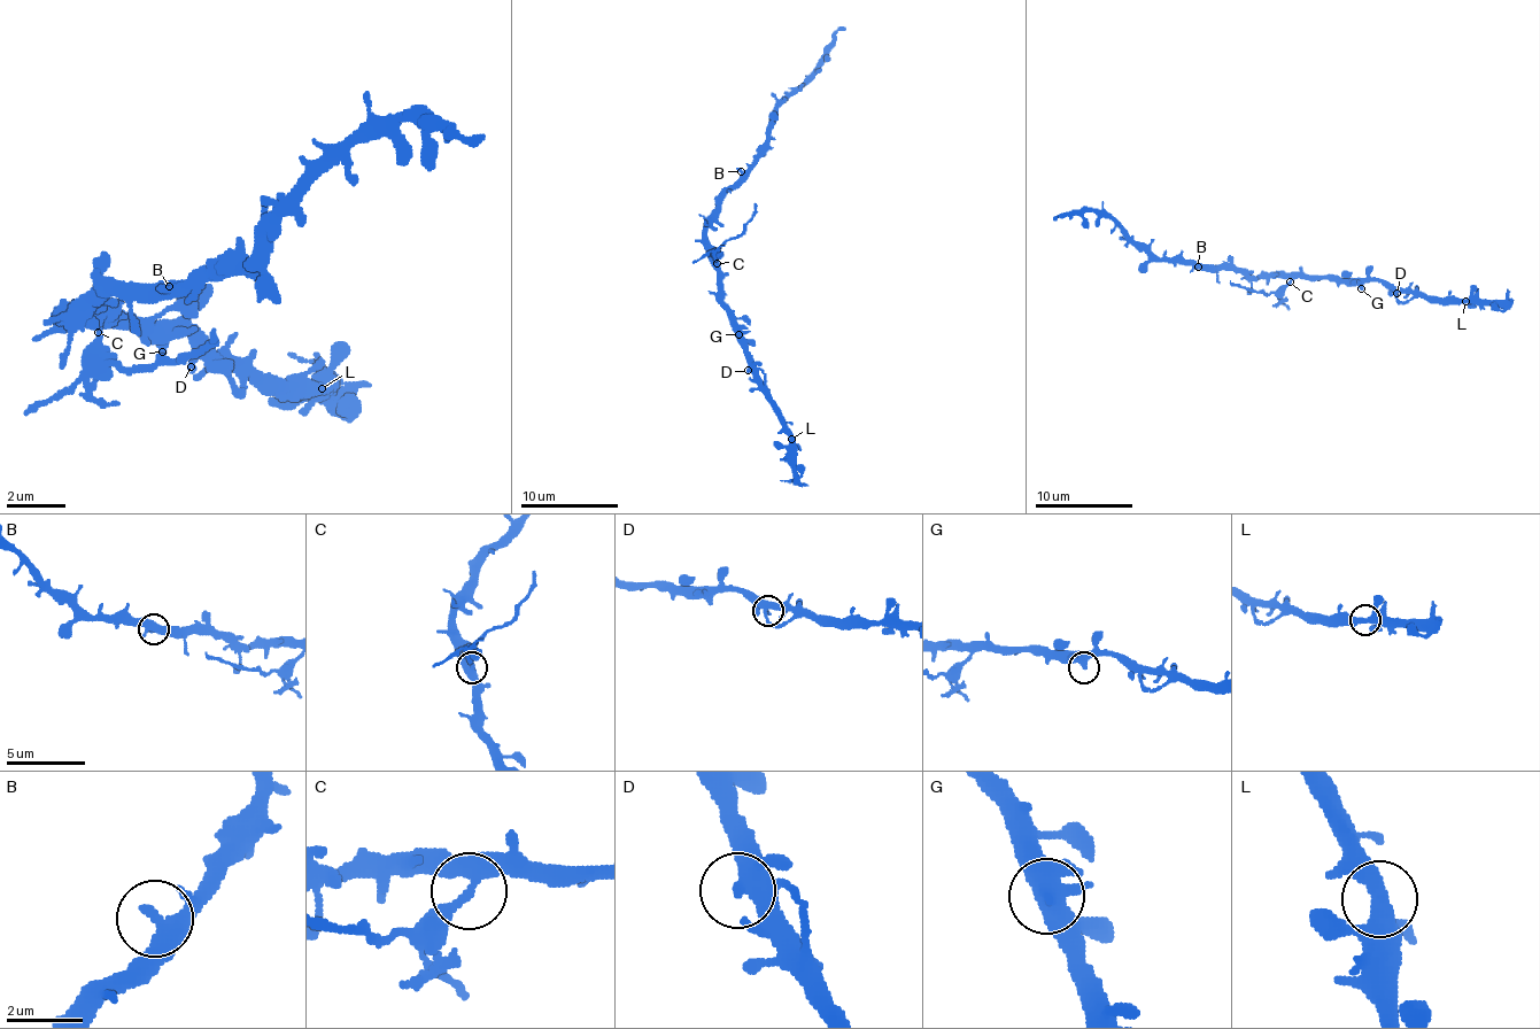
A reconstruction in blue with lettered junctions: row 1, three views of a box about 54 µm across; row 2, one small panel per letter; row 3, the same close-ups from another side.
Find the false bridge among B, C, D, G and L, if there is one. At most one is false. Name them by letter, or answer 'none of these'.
C

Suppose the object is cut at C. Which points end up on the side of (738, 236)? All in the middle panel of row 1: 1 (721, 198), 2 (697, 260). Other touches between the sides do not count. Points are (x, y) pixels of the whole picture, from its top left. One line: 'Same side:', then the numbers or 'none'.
Same side: 2

